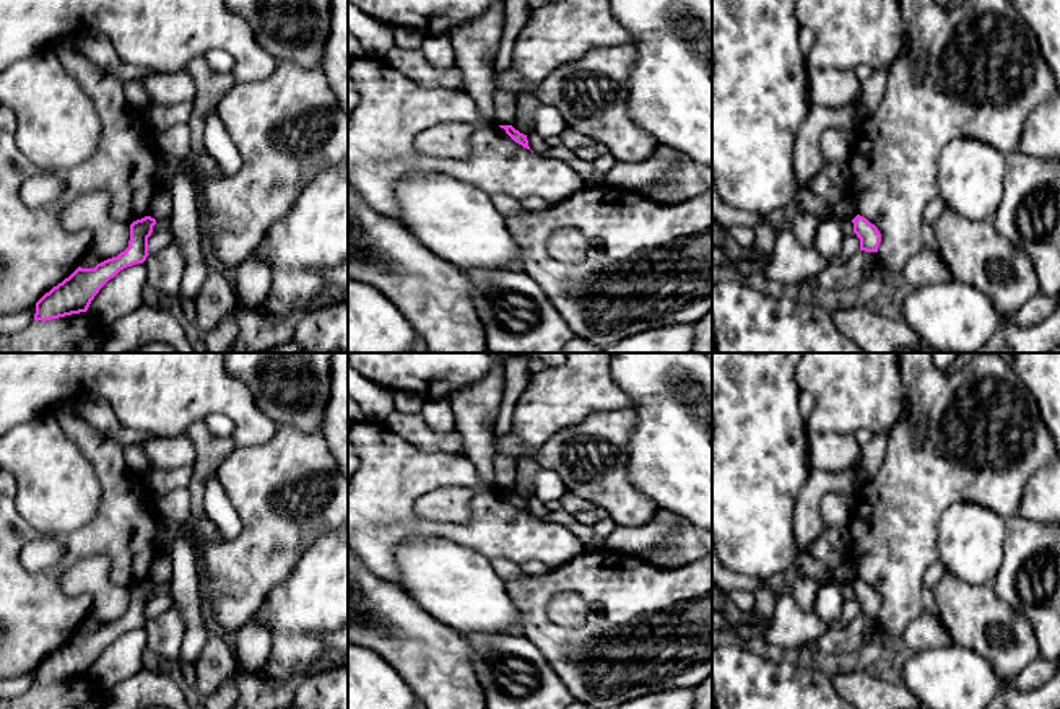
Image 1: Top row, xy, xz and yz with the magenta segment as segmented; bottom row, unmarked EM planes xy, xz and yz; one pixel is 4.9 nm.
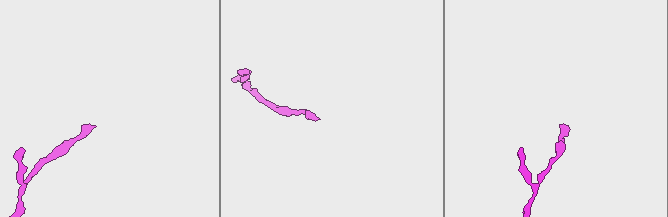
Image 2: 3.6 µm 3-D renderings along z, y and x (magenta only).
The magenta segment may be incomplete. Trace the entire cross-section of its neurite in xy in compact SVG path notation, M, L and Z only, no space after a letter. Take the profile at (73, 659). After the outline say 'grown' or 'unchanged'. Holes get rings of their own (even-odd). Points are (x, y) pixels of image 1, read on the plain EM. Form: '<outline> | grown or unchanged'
M145 581L130 589L128 611L117 621L98 628L94 633L78 631L68 642L54 650L36 667L34 685L50 685L86 676L99 654L120 634L143 628L148 618L148 602L156 584Z | unchanged

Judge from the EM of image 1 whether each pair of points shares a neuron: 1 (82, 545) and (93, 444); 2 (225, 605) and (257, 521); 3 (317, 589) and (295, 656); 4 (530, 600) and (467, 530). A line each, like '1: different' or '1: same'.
1: same
2: same
3: same
4: different

